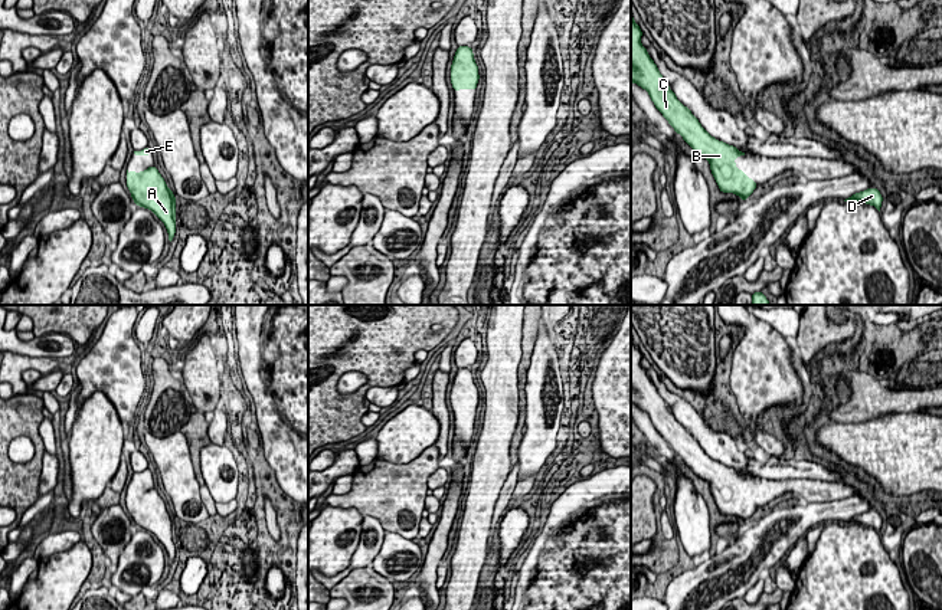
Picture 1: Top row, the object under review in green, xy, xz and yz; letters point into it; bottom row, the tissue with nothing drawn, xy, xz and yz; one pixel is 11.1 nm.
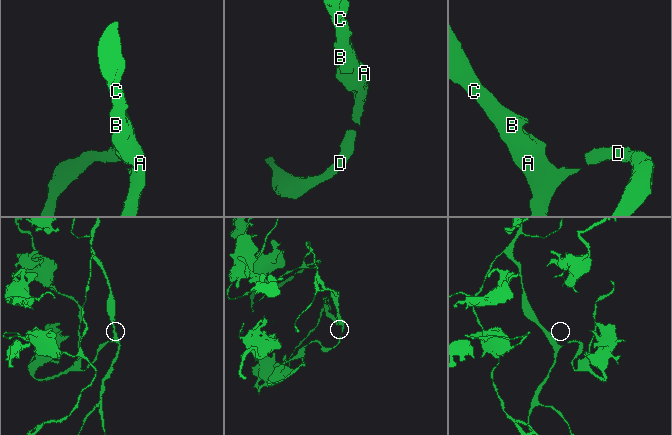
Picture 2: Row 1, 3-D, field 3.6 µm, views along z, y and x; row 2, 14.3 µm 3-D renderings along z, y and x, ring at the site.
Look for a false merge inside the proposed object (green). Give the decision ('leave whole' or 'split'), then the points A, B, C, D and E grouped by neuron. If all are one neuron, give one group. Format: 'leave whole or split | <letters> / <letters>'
leave whole | A B C D E

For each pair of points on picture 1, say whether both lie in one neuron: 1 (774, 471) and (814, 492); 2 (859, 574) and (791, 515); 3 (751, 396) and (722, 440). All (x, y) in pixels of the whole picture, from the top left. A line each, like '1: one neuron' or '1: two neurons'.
1: two neurons
2: two neurons
3: two neurons

